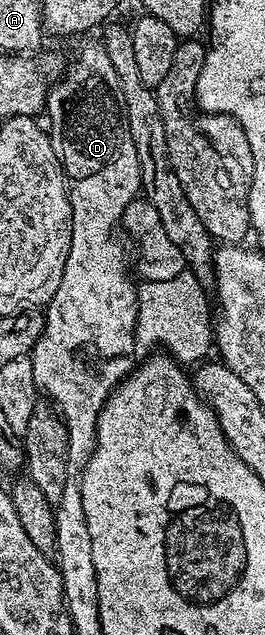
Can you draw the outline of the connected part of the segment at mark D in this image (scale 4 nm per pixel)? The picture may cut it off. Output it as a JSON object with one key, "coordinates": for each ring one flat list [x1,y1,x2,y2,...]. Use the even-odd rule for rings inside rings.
{"coordinates":[[99,43,88,44,76,56,76,61,72,65,67,65,62,77,51,85,47,96,46,117,48,116,47,127,50,129,54,154,60,160,60,165,64,168,64,178,68,182,68,197,72,207,72,237,70,238,70,254,66,254,66,270,62,270,62,283,54,294,54,298,46,305,44,317,44,332,38,338,38,342,32,348,30,359,34,370,34,382,41,393,44,392,49,401,54,405,60,417,64,419,64,425,68,431,68,467,72,470,83,468,88,461,88,455,92,453,92,447,96,444,96,420,100,412,104,409,104,404,110,398,110,394,117,388,120,381,128,377,132,371,133,361,128,361,128,355,136,352,136,290,137,285,134,281,133,273,130,271,130,260,124,257,124,248,120,245,120,240,112,236,112,231,124,219,126,206,130,206,132,200,137,199,140,187,140,167,138,166,138,153,134,150,134,142,130,142,128,128,124,124,124,114,122,111,122,101,120,99,120,79,106,54,106,50]]}

